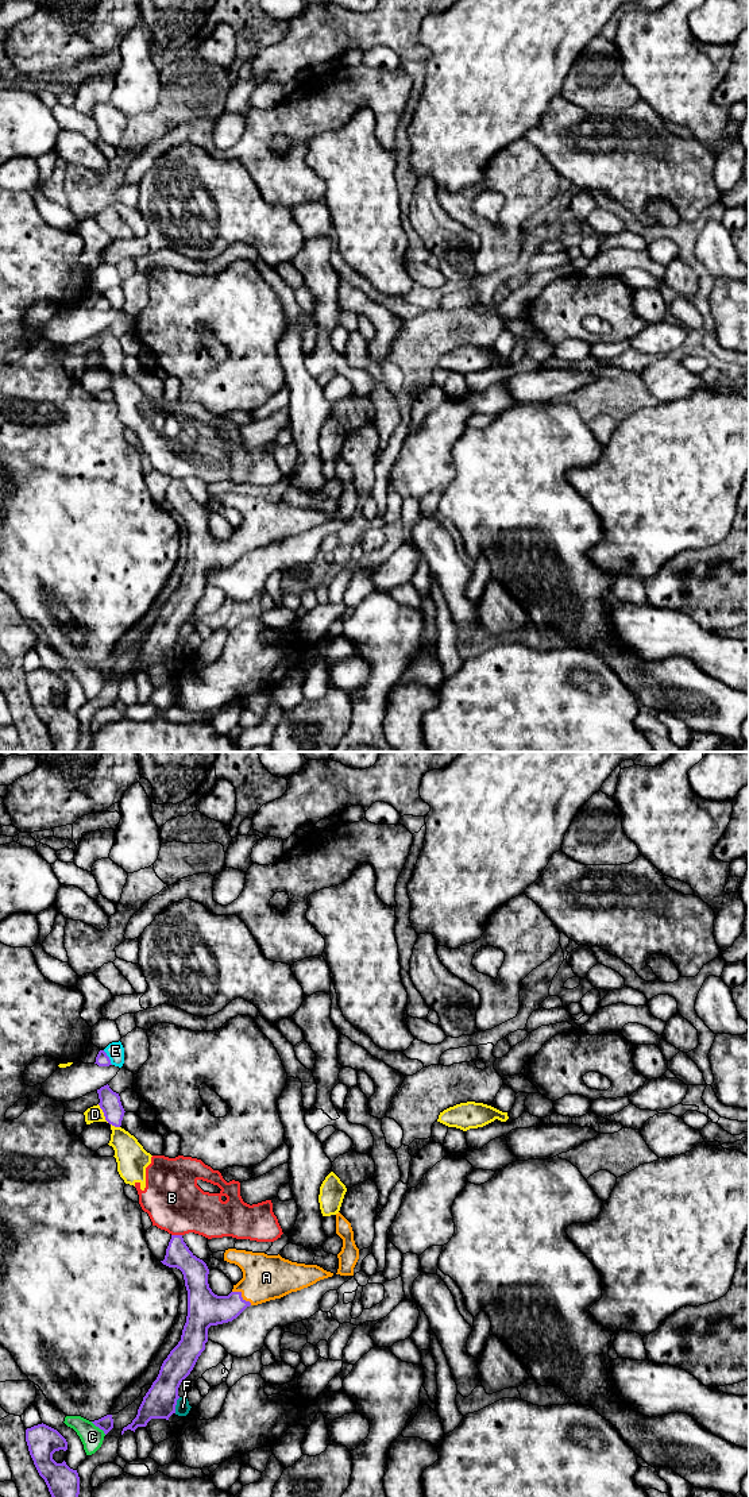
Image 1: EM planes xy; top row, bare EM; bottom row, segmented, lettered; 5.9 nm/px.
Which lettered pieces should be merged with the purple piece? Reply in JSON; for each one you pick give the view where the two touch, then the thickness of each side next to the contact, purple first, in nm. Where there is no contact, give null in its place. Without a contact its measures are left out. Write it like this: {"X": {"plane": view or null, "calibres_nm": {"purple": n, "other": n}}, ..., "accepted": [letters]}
{"A": {"plane": "xy", "calibres_nm": {"purple": 200, "other": 280}}, "accepted": ["A"]}

